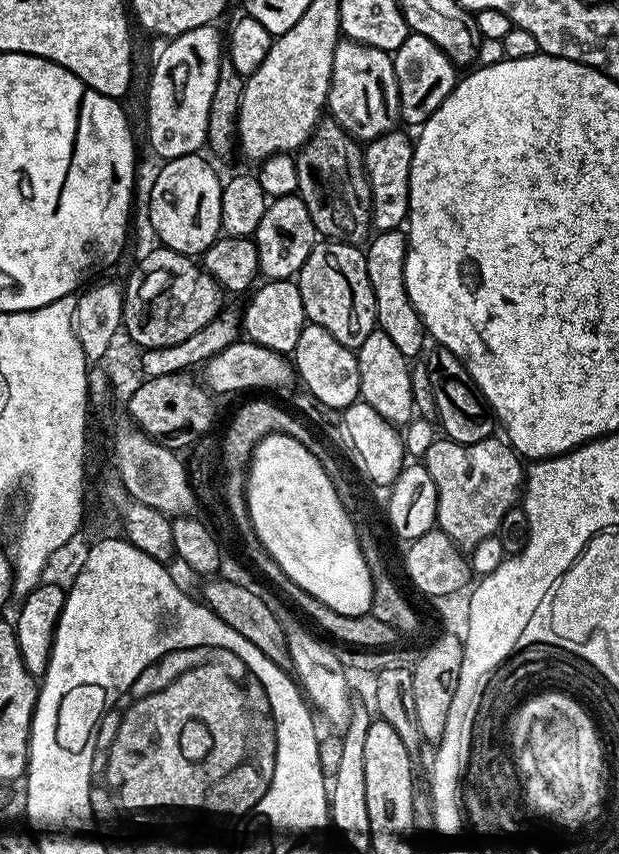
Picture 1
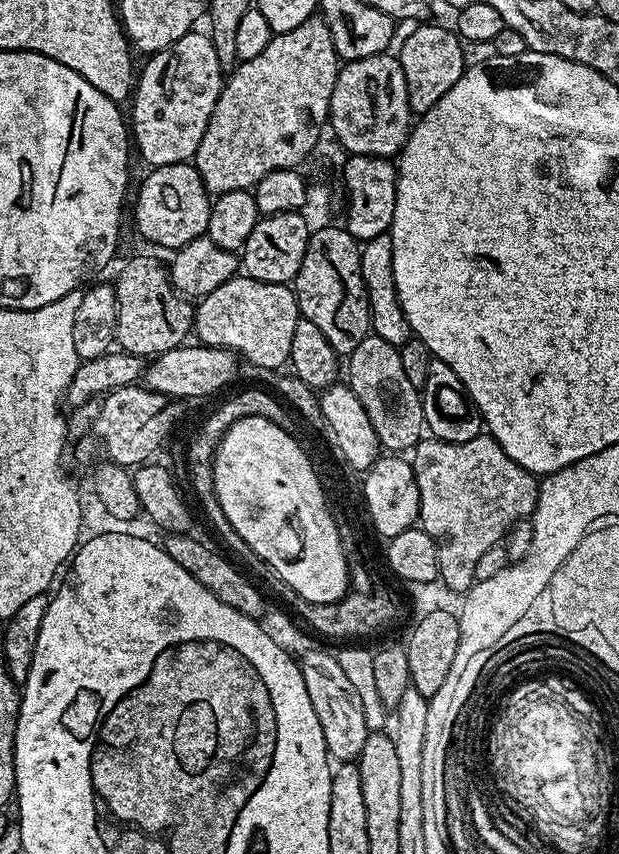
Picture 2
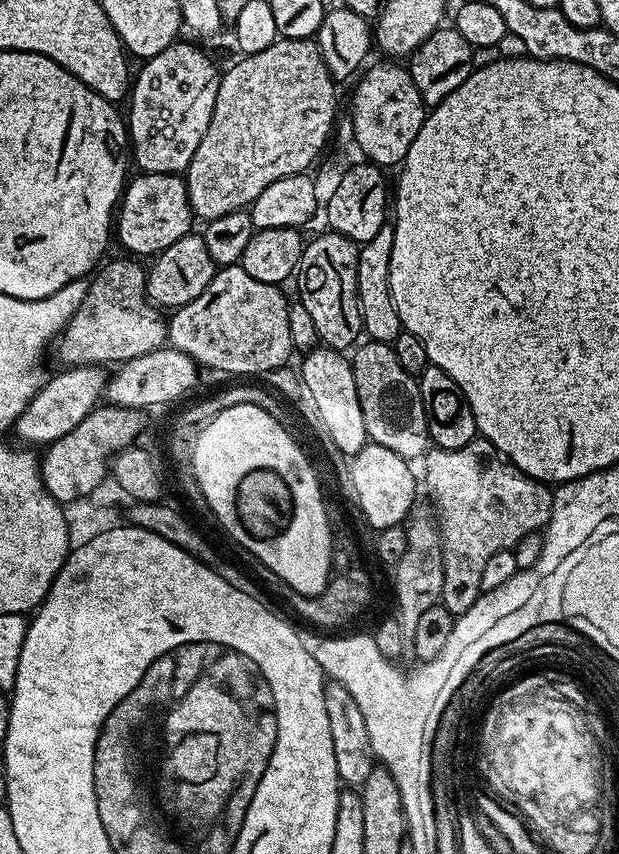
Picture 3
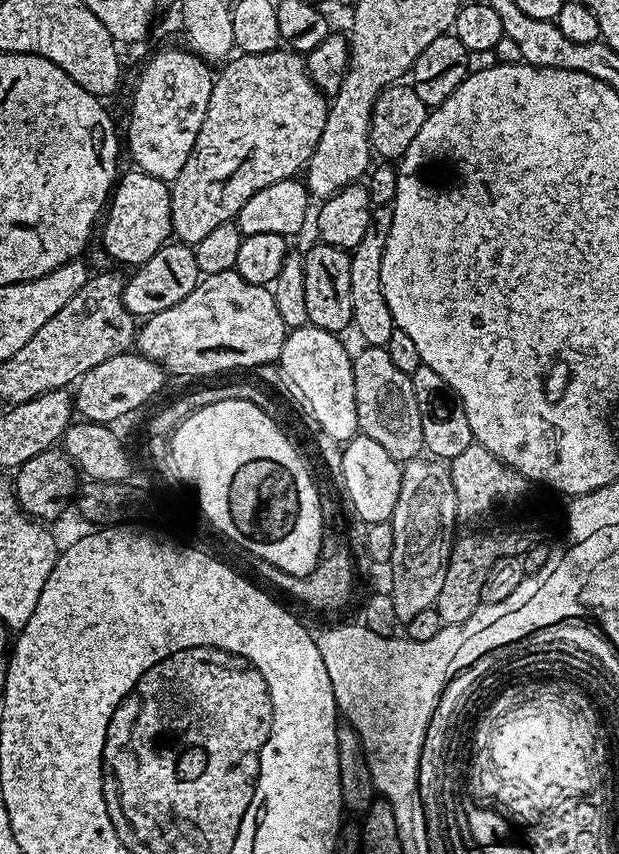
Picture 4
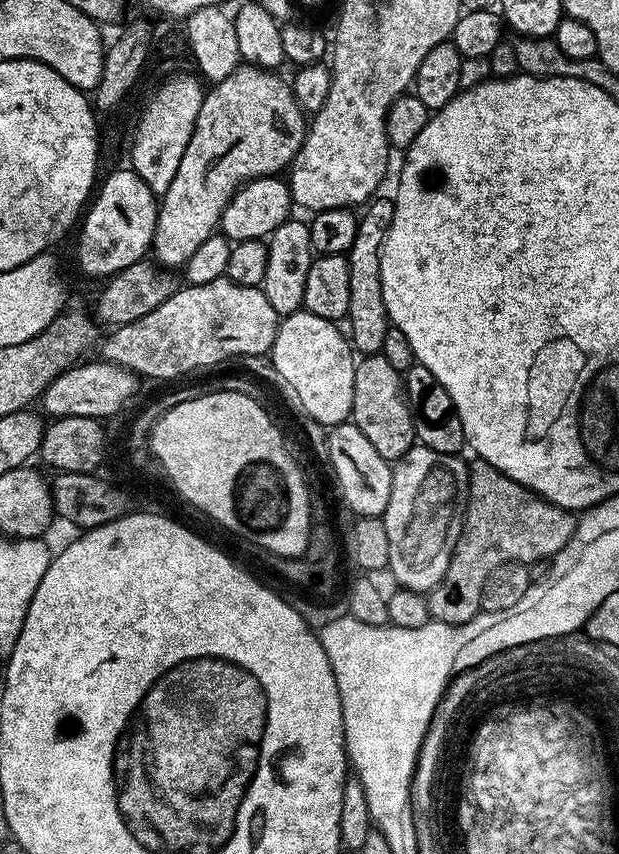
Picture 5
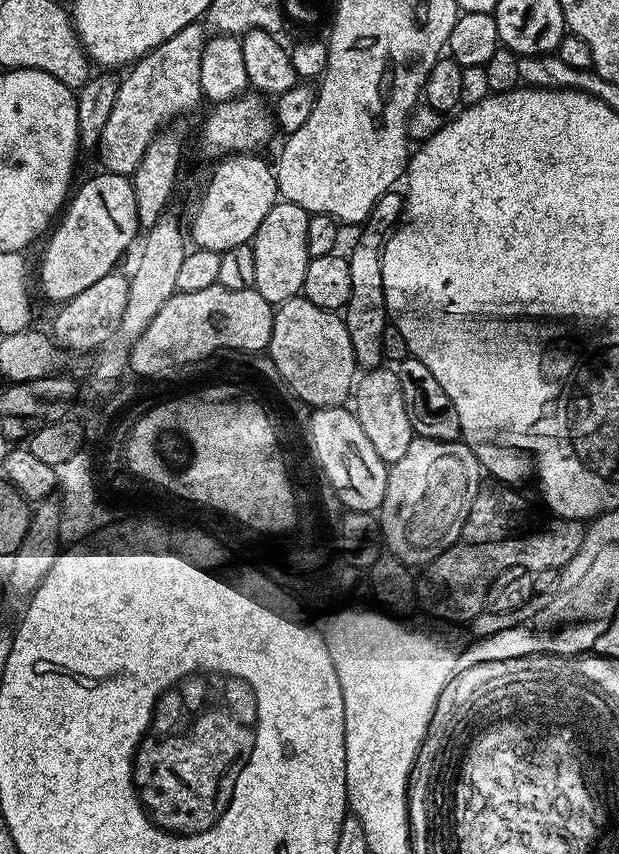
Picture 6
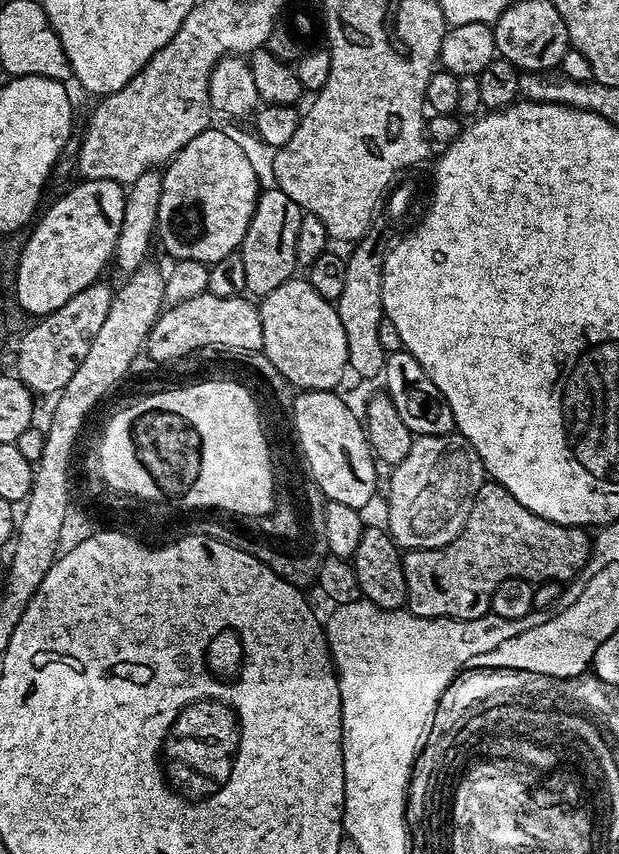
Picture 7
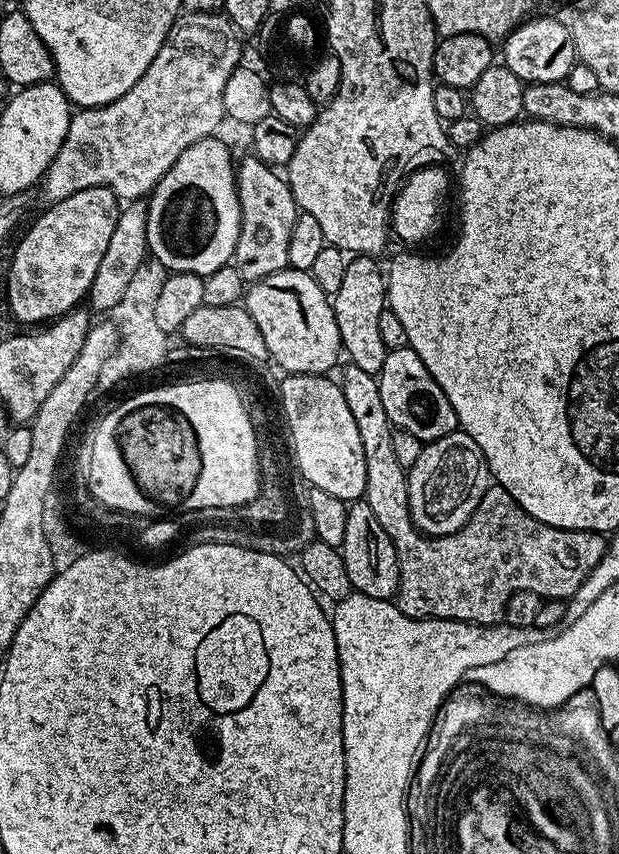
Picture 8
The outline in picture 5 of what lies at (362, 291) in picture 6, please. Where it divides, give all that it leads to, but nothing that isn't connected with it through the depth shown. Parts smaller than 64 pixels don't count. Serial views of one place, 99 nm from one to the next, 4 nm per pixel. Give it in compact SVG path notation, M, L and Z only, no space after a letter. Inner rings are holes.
M379 195L369 201L363 209L356 226L356 236L351 250L346 254L350 270L350 306L347 323L350 322L348 336L353 349L361 355L381 353L387 330L391 327L388 311L382 299L381 290L381 246L390 222L394 218L395 199Z

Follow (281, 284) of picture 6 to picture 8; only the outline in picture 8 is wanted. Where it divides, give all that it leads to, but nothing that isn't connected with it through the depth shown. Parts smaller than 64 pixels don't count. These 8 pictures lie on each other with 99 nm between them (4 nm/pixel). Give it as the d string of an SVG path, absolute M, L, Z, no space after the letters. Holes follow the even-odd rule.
M248 154L236 169L236 193L240 199L240 233L234 257L238 274L242 274L246 282L278 274L288 267L290 230L294 230L298 211L287 179L263 164L255 154Z

